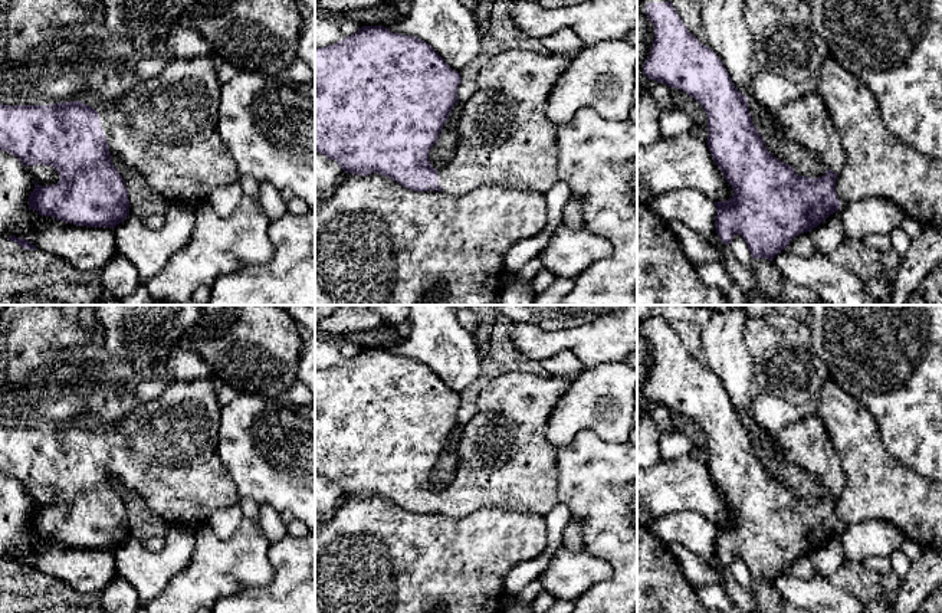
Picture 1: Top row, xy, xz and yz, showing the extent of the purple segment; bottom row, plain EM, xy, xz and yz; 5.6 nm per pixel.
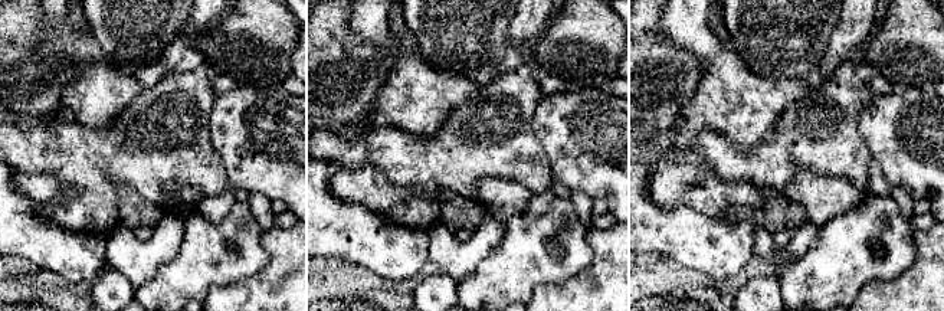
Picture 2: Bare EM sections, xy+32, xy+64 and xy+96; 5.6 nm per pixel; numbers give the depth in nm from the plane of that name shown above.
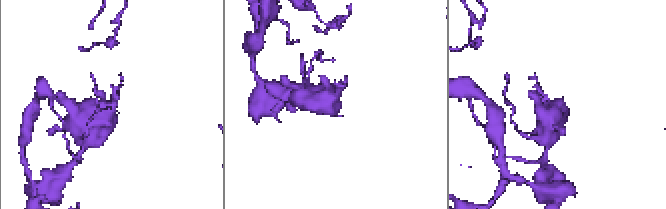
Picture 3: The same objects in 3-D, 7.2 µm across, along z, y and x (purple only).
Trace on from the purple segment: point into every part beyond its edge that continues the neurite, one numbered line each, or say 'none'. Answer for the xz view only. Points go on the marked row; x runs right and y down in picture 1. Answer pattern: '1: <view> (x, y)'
1: xz (504, 135)

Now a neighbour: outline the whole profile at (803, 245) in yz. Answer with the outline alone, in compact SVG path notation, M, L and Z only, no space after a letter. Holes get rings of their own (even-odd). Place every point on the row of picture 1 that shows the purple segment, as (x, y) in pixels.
M810 232L800 233L790 242L790 252L792 255L808 258L815 253L814 239Z

